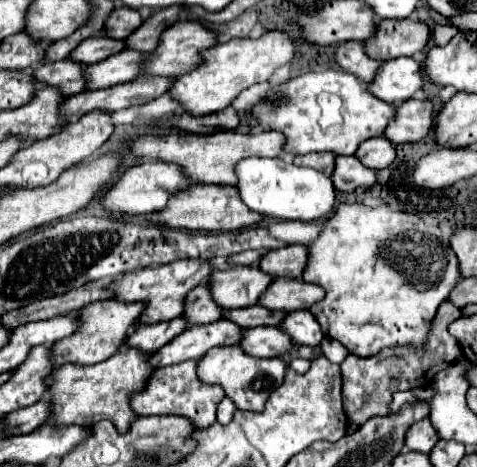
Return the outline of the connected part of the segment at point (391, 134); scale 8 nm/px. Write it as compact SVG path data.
M405 100L397 106L397 120L385 128L383 136L391 144L419 142L433 128L433 104L429 100Z

